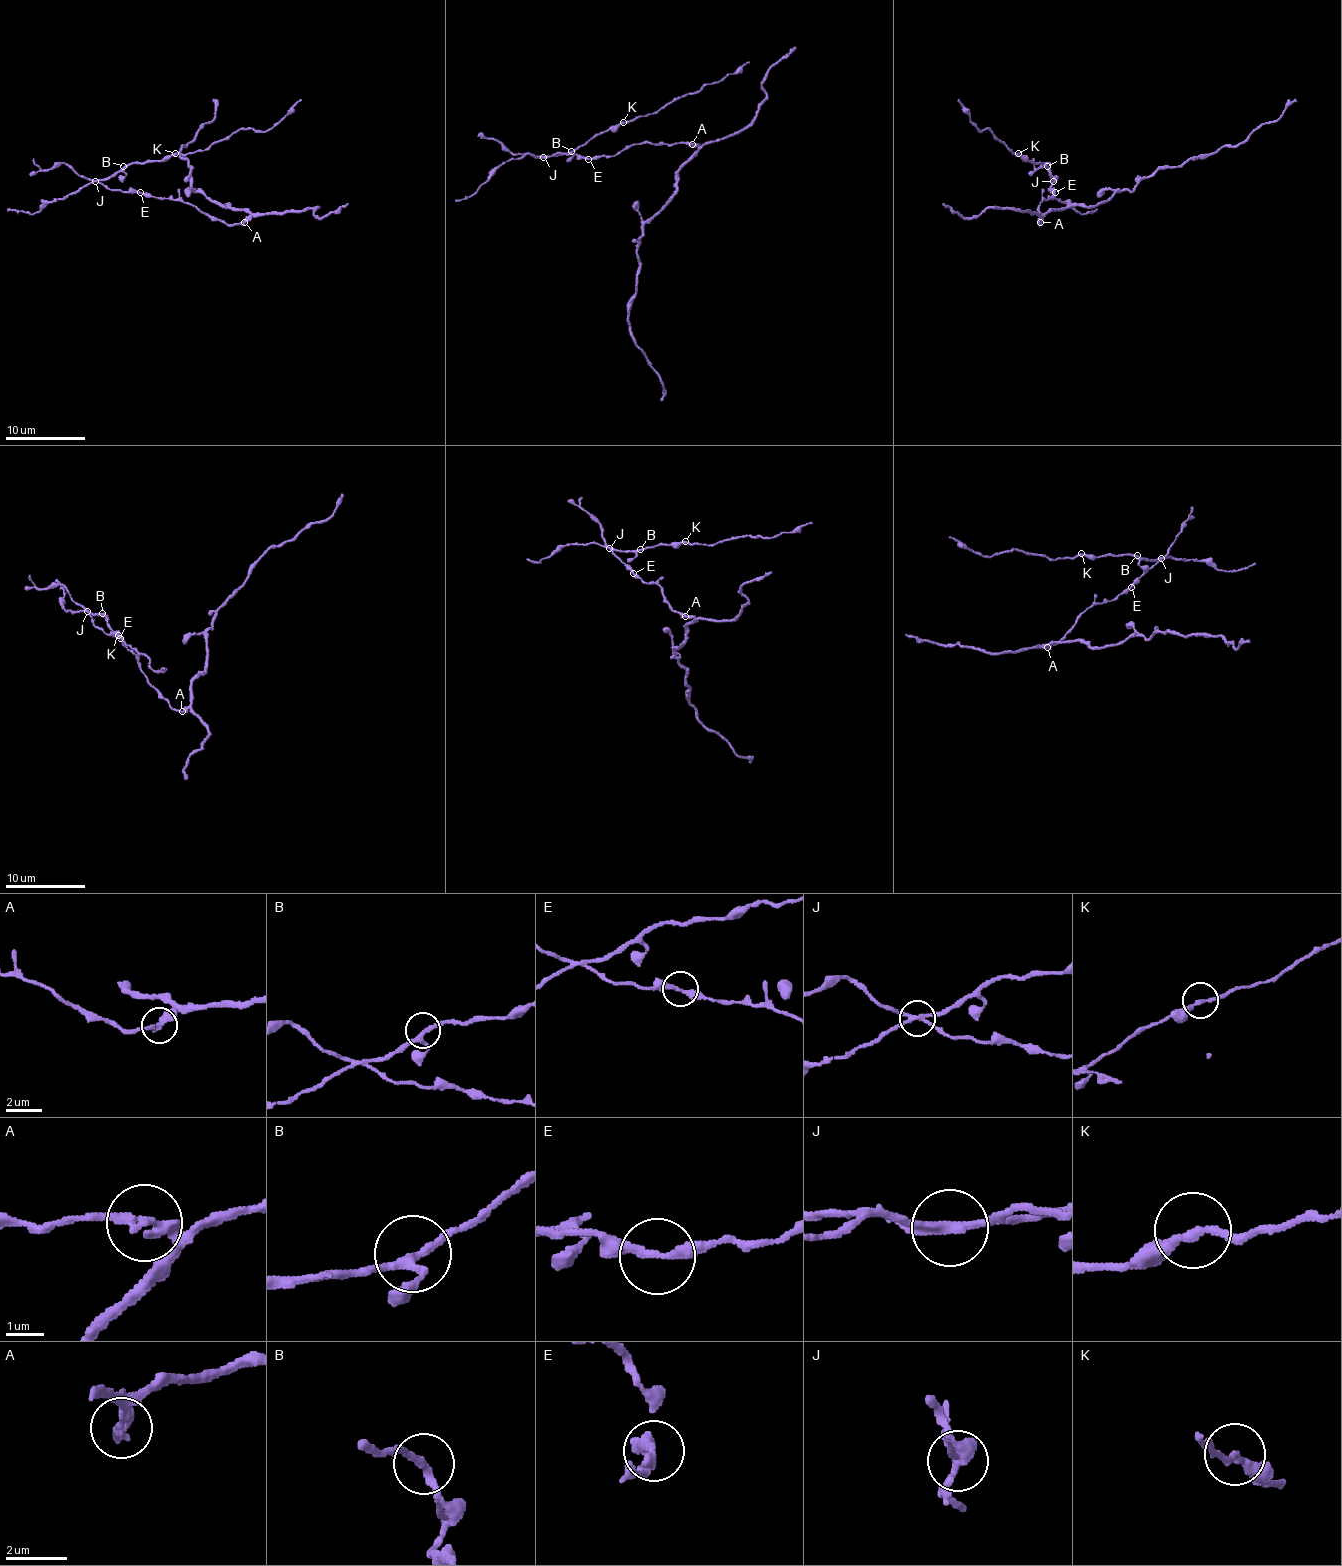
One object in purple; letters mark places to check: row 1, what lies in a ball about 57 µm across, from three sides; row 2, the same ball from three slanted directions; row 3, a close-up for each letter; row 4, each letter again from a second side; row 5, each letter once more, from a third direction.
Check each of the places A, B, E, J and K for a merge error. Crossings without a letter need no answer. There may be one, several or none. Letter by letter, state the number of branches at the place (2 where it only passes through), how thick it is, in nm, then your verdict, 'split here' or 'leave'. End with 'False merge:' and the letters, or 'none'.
A: 2 branches meet; 280 nm thick; split here
B: 3 branches meet; 220 nm thick; leave
E: 2 branches meet; 280 nm thick; leave
J: 4 branches meet; 200 nm thick; split here
K: 2 branches meet; 220 nm thick; leave
False merge: A, J

